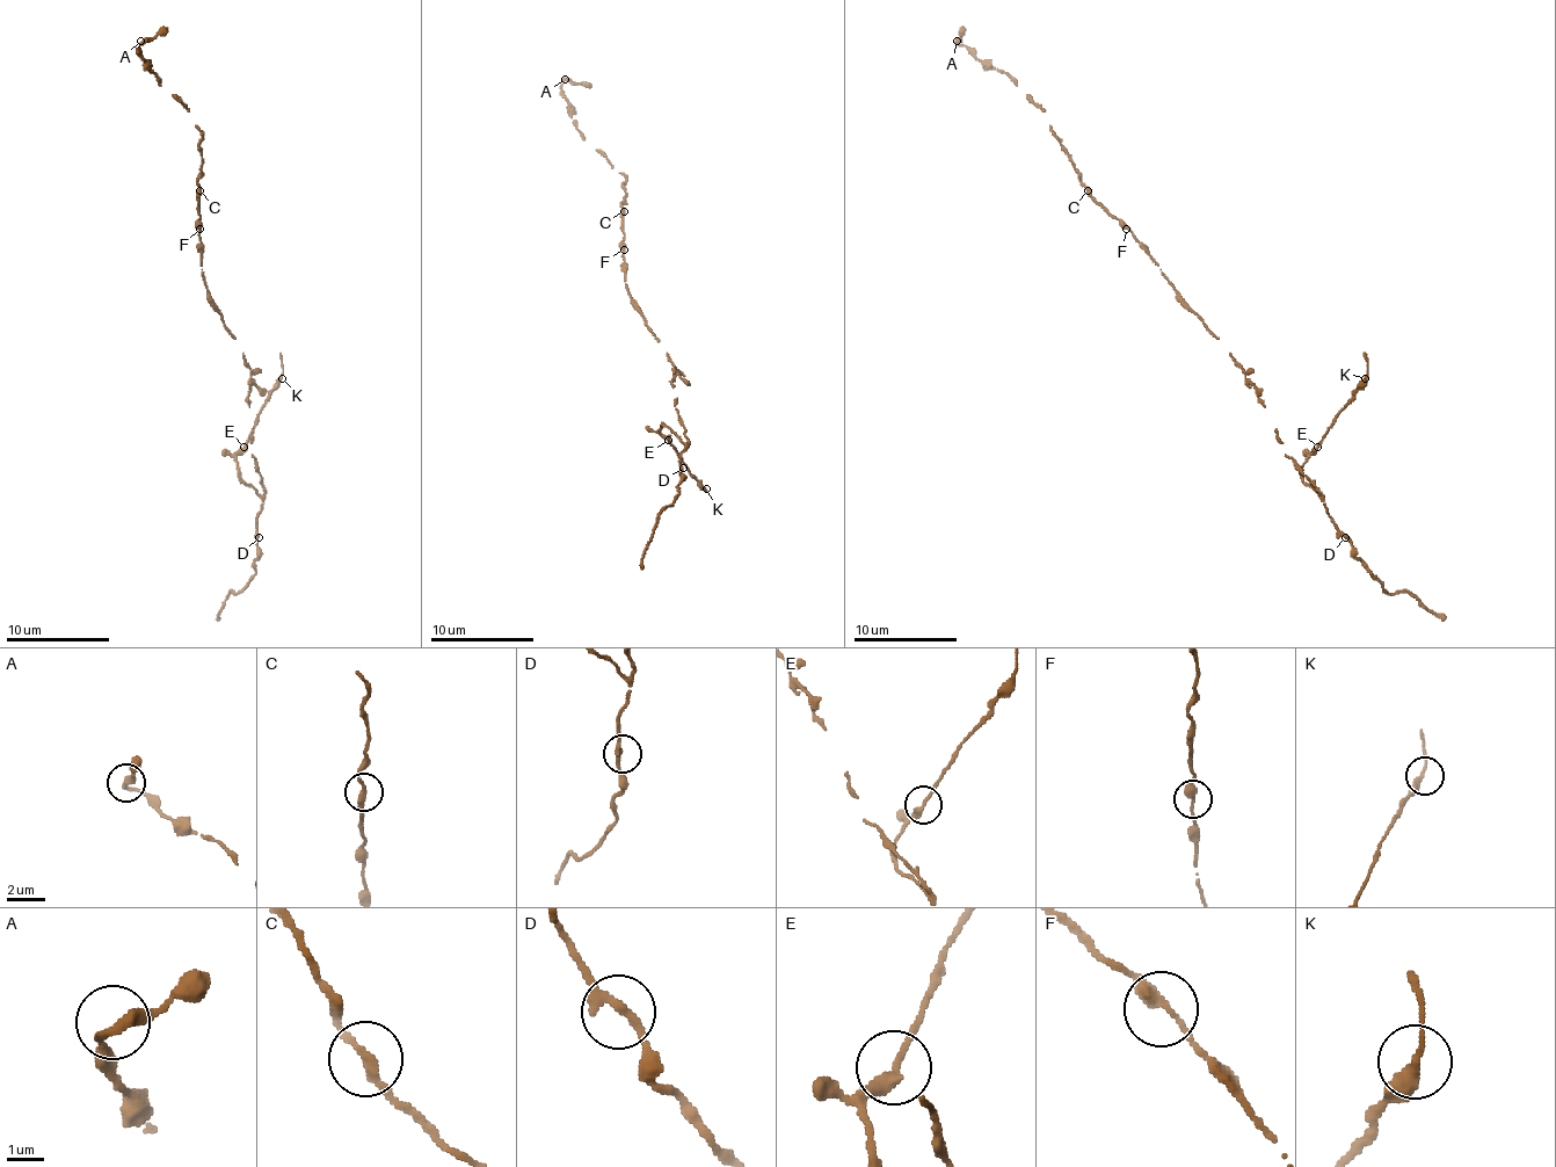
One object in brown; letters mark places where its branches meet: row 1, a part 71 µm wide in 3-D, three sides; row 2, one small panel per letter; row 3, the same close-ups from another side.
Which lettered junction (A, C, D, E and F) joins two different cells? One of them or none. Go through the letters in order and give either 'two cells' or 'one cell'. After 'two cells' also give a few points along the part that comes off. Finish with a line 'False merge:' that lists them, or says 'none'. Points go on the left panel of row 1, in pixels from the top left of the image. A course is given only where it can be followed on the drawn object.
A: one cell
C: one cell
D: one cell
E: two cells | (244, 447), (256, 414), (282, 372), (280, 352)
F: one cell
False merge: E

